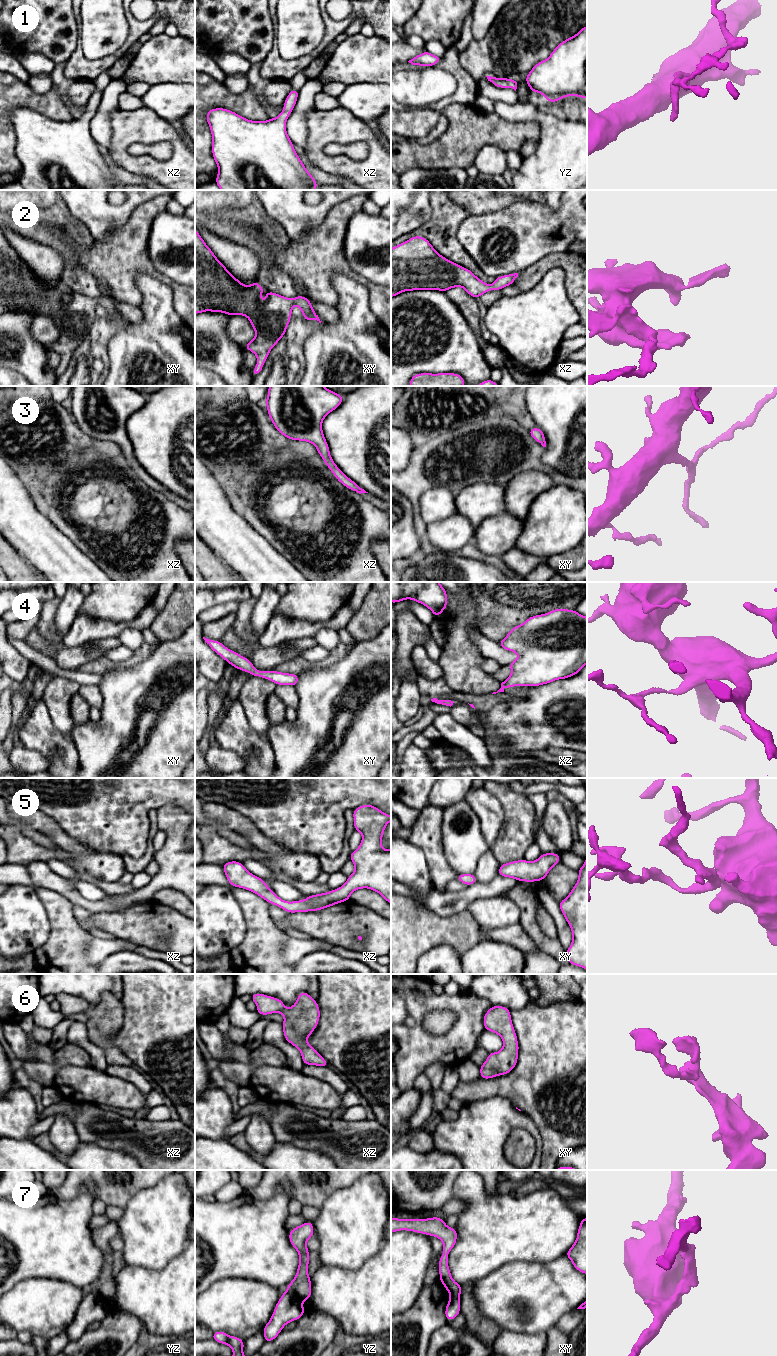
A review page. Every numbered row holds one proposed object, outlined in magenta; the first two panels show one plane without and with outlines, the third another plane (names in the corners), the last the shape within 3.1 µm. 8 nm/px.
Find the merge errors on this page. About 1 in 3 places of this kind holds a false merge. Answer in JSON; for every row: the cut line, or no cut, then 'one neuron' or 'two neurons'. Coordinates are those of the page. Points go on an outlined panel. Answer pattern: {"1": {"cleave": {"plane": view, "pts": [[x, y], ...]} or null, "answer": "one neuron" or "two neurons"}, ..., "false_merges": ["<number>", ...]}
{"1": {"cleave": null, "answer": "one neuron"}, "2": {"cleave": null, "answer": "one neuron"}, "3": {"cleave": null, "answer": "one neuron"}, "4": {"cleave": null, "answer": "one neuron"}, "5": {"cleave": null, "answer": "one neuron"}, "6": {"cleave": null, "answer": "one neuron"}, "7": {"cleave": {"plane": "yz", "pts": [[287, 1290], [301, 1301]]}, "answer": "two neurons"}, "false_merges": ["7"]}

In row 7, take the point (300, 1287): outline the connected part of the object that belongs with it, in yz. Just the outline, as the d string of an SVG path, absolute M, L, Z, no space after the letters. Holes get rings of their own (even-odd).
M307 1221L289 1231L290 1244L297 1250L299 1266L295 1278L286 1290L301 1301L308 1301L311 1297L311 1278L308 1275L309 1249L306 1242L314 1235L311 1221Z

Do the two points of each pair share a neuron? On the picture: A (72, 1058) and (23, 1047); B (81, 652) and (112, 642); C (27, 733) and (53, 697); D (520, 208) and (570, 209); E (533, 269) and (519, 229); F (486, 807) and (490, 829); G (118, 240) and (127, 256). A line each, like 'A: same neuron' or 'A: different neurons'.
A: different neurons
B: same neuron
C: different neurons
D: same neuron
E: different neurons
F: same neuron
G: same neuron

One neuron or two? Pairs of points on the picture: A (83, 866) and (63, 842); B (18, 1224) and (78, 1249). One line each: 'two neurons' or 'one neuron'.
A: two neurons
B: one neuron

